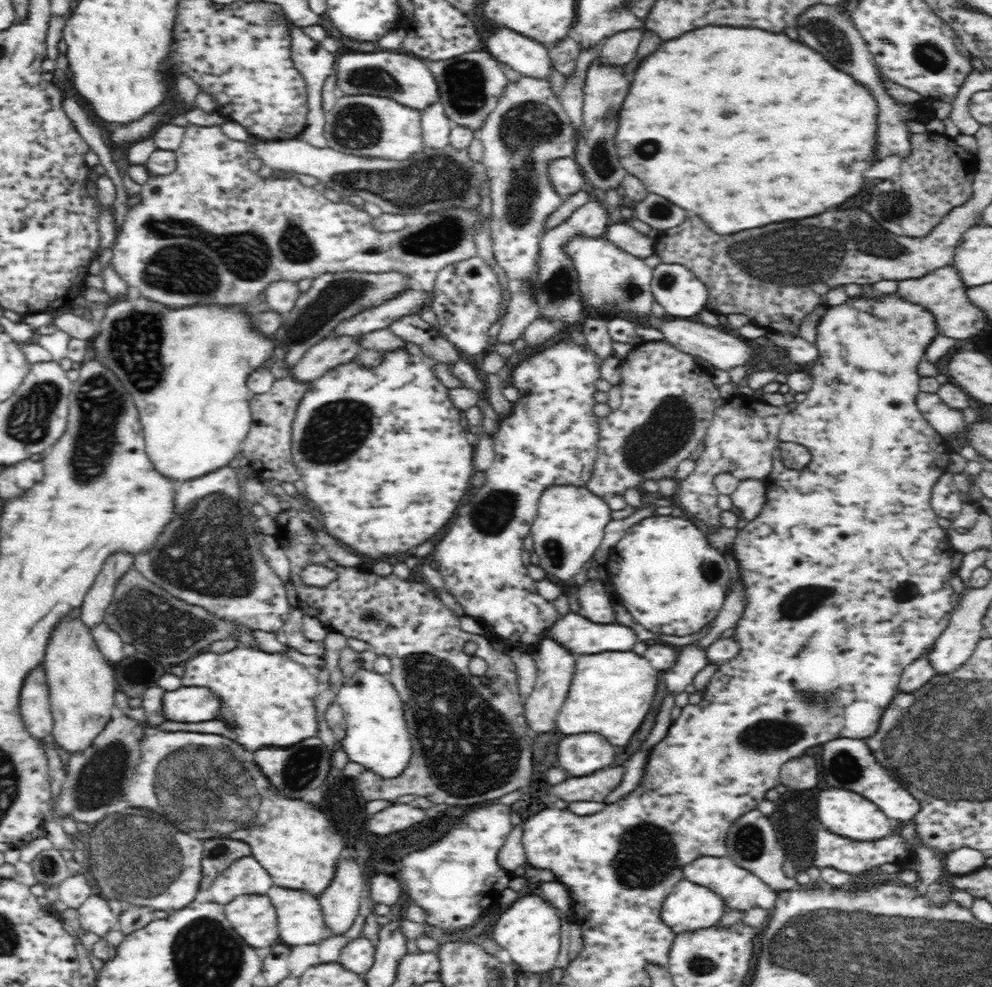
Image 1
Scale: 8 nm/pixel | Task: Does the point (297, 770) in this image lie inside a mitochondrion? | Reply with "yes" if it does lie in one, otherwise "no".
yes

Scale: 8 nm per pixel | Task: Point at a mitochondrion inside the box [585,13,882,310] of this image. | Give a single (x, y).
(836, 44)

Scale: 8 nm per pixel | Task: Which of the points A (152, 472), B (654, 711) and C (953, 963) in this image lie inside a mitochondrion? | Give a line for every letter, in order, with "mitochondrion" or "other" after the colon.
A: other
B: other
C: mitochondrion

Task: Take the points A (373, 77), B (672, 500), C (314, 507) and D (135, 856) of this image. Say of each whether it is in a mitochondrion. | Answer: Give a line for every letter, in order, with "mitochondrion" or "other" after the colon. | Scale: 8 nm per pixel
A: mitochondrion
B: other
C: other
D: mitochondrion

